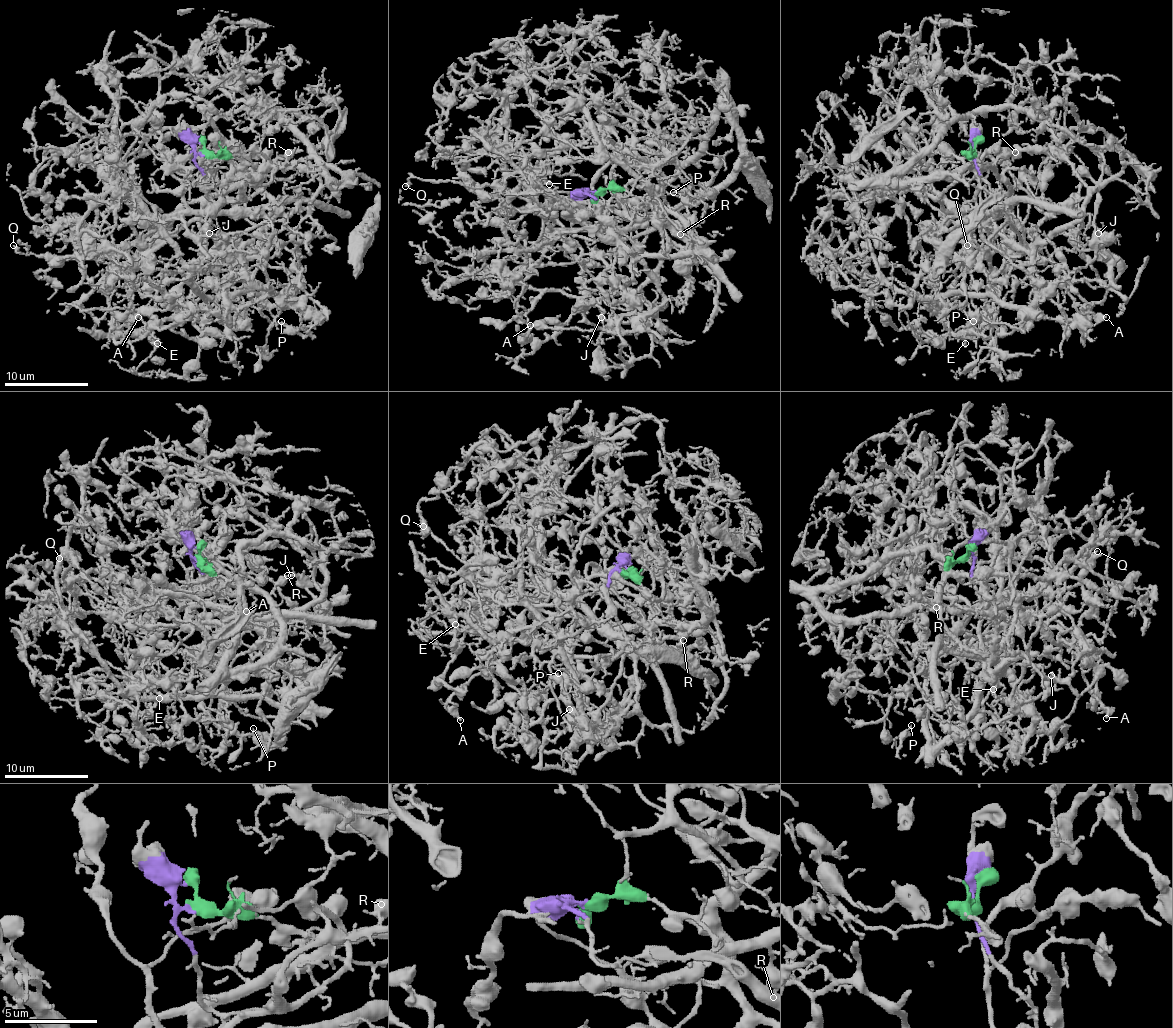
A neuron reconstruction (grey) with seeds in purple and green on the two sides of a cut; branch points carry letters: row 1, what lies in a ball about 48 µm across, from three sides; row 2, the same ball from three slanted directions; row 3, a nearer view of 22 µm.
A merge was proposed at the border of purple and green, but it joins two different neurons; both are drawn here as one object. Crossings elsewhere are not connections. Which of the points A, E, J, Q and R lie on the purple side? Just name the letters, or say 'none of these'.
A, Q

